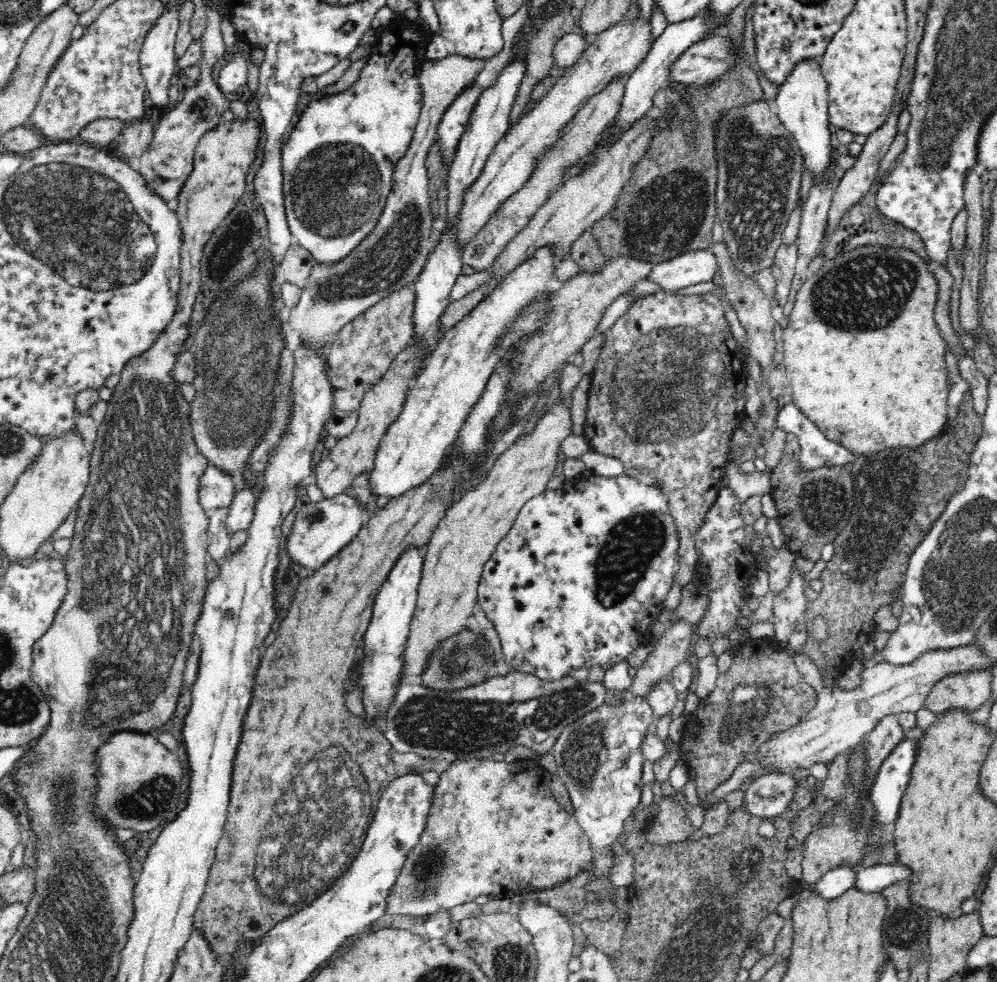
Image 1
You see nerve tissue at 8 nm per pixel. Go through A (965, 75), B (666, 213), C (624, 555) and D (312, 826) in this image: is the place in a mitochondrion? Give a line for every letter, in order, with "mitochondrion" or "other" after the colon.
A: mitochondrion
B: mitochondrion
C: mitochondrion
D: mitochondrion

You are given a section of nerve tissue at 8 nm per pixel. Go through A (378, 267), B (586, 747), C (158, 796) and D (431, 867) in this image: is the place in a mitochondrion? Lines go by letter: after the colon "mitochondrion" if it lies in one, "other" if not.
A: mitochondrion
B: mitochondrion
C: mitochondrion
D: mitochondrion

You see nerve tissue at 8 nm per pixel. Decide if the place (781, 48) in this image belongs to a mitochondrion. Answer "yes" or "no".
no

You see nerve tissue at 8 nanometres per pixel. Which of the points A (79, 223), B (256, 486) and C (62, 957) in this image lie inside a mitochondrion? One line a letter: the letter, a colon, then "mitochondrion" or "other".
A: mitochondrion
B: other
C: mitochondrion

